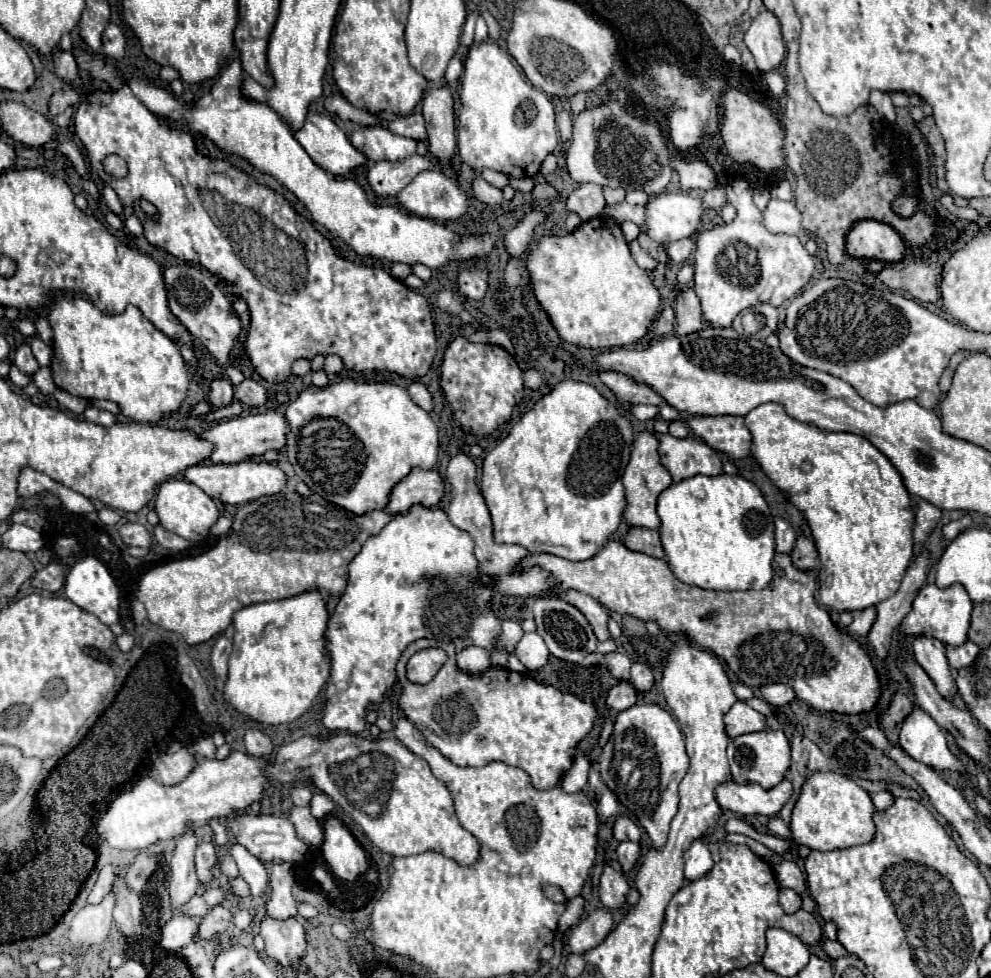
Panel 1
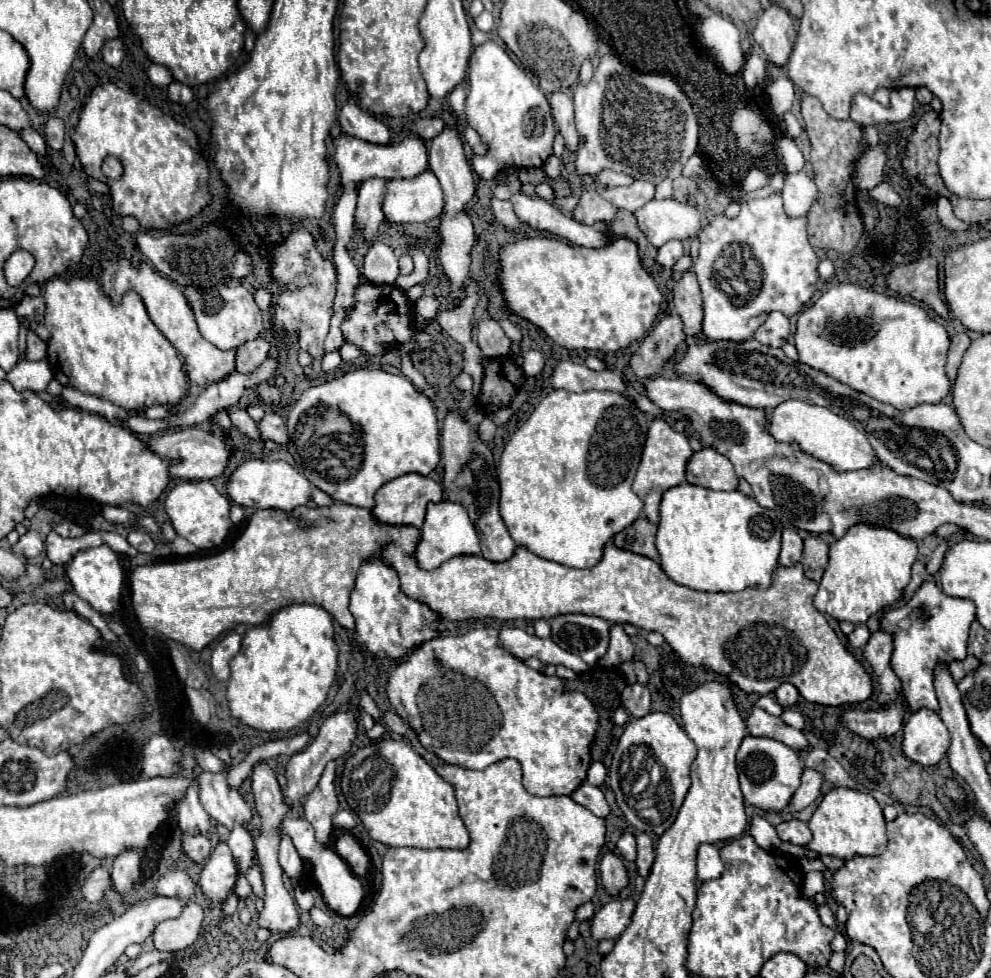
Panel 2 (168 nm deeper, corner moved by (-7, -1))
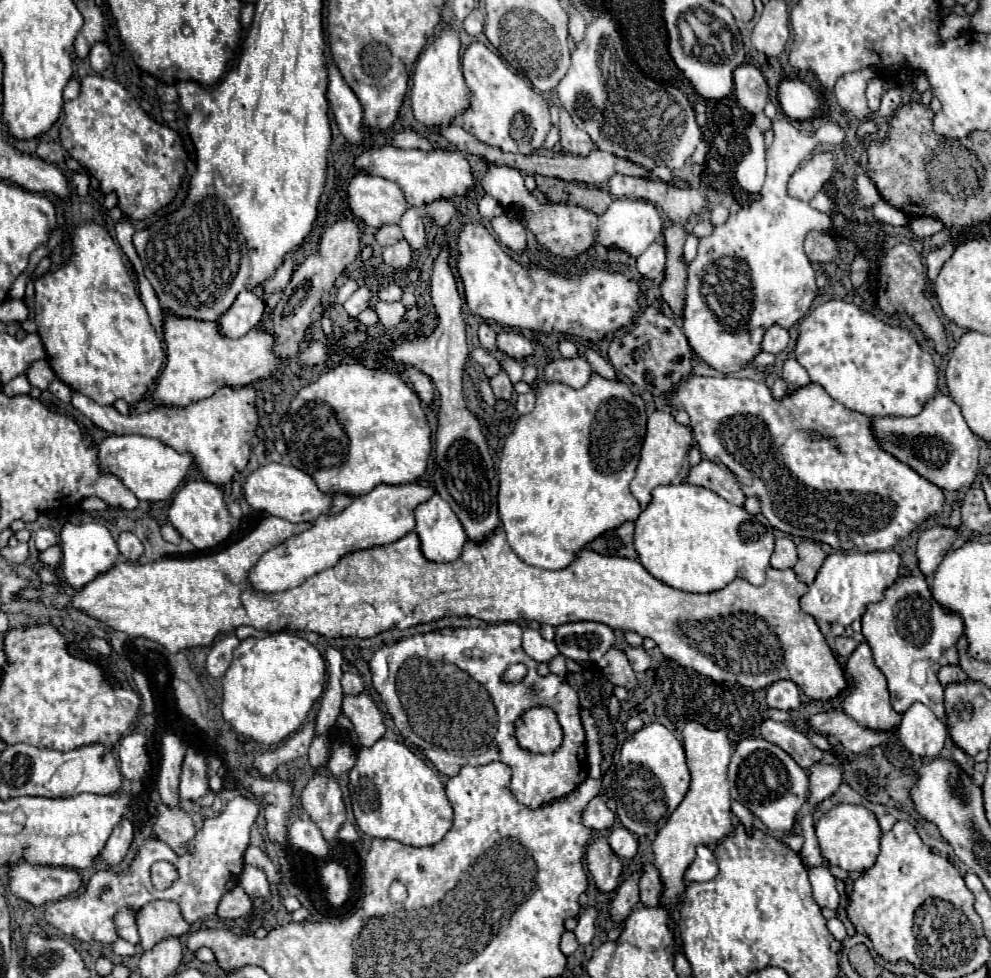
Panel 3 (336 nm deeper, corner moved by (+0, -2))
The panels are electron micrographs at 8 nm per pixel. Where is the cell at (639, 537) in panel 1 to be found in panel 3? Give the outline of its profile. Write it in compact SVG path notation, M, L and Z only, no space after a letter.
M624 522L622 526L604 532L602 536L594 538L586 548L594 550L598 554L604 556L624 556L624 558L636 558L636 550L632 544L632 536L634 536L634 524L632 522Z

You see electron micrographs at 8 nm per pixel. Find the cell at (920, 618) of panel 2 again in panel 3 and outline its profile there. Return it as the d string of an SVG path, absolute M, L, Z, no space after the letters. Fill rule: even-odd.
M902 576L888 586L880 602L868 604L866 614L862 616L862 634L872 648L876 666L888 680L892 708L904 714L910 704L922 702L930 706L940 720L944 720L944 688L938 684L936 672L946 664L958 664L956 642L964 634L964 624L958 614L944 610L932 598L926 578ZM927 678L924 686L916 684L927 681Z

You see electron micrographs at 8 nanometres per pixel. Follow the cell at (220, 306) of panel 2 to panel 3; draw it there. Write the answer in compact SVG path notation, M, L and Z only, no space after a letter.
M244 290L238 294L230 312L226 312L226 316L222 316L218 320L218 324L220 324L222 332L226 332L228 336L242 338L244 334L248 334L250 330L254 330L258 326L258 322L264 316L264 308L266 308L266 304L258 294Z

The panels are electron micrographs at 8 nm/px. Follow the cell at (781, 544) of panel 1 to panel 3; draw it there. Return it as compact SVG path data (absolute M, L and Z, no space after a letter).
M786 536L778 538L776 548L772 552L770 566L778 570L788 570L788 568L794 568L794 564L796 564L796 544Z

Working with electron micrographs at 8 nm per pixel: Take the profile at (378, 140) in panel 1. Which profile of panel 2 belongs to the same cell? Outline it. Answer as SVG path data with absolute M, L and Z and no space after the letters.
M349 99L341 113L339 113L339 123L343 127L343 133L363 139L367 143L375 145L389 145L391 143L391 131L377 121L373 115L361 111L353 99Z

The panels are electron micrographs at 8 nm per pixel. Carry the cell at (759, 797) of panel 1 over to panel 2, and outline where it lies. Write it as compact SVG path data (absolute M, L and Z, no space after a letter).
M805 769L805 771L803 771L803 777L801 777L801 785L799 785L799 789L795 791L795 795L791 797L789 807L791 807L793 811L801 811L801 809L805 809L807 805L811 805L811 803L817 799L817 795L819 795L821 783L823 783L823 779L821 779L821 775L819 775L817 771Z

